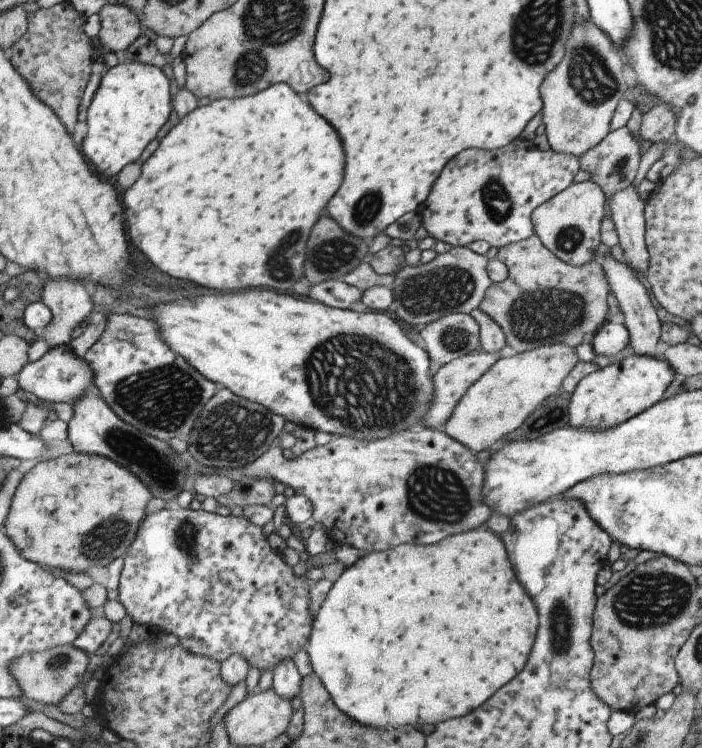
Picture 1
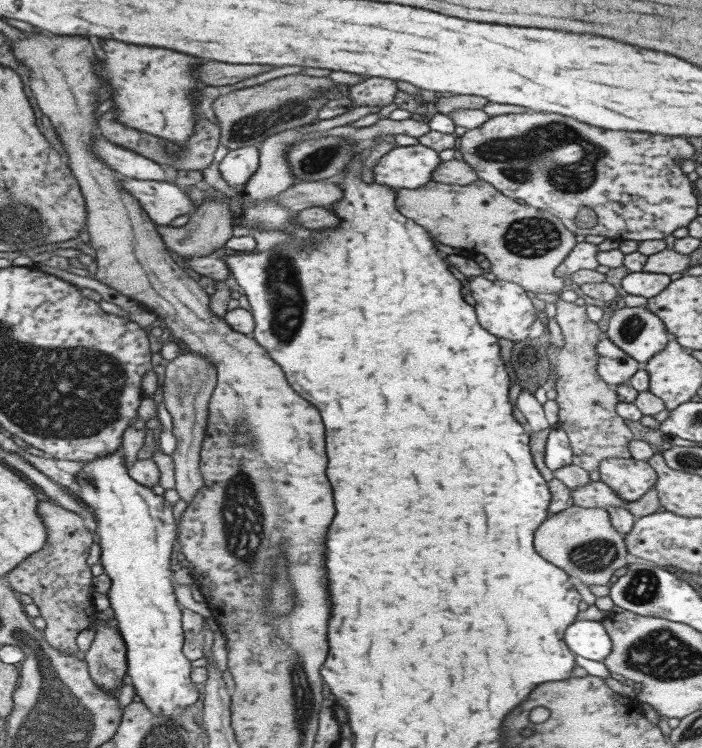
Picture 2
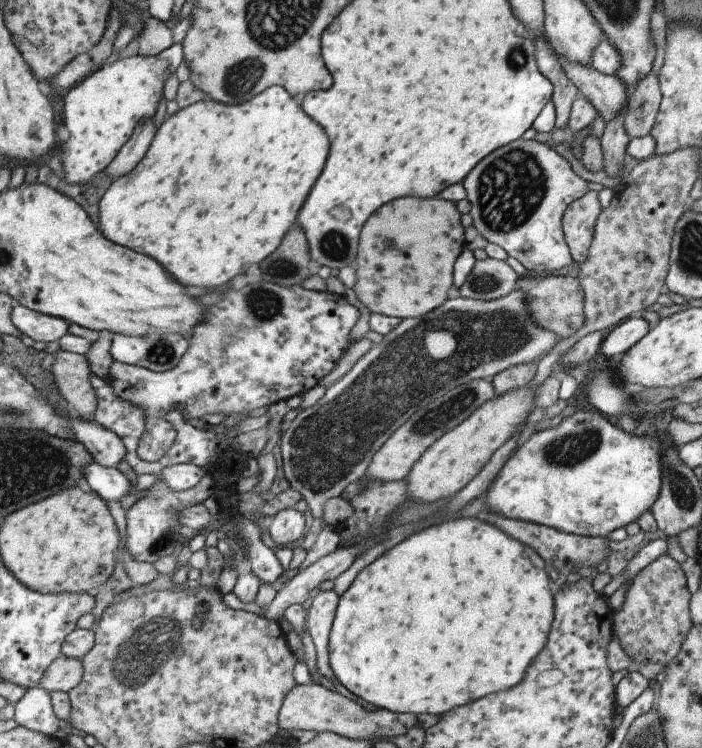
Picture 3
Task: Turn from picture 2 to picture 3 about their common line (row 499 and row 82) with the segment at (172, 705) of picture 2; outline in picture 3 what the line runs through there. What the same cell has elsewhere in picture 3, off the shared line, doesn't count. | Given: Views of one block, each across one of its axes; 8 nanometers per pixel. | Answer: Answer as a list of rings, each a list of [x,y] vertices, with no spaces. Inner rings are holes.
[[[178,42],[178,44],[173,44],[170,48],[163,50],[160,54],[156,56],[142,56],[135,55],[127,58],[123,58],[122,60],[116,60],[116,62],[112,62],[111,64],[101,65],[97,67],[88,78],[85,78],[80,82],[80,84],[76,84],[73,86],[68,92],[67,96],[64,98],[64,112],[62,112],[62,122],[64,122],[64,128],[68,130],[68,138],[64,140],[62,146],[59,148],[60,153],[64,154],[64,158],[62,158],[62,170],[64,170],[64,180],[69,182],[70,184],[88,184],[95,176],[99,176],[102,173],[102,170],[114,160],[114,157],[120,152],[120,149],[130,140],[132,134],[134,134],[134,130],[142,120],[146,122],[146,120],[150,120],[150,118],[154,117],[156,114],[161,113],[160,111],[160,100],[164,100],[164,83],[167,76],[172,76],[175,74],[176,70],[183,62],[184,52],[182,52],[184,48],[182,48],[182,42]]]

